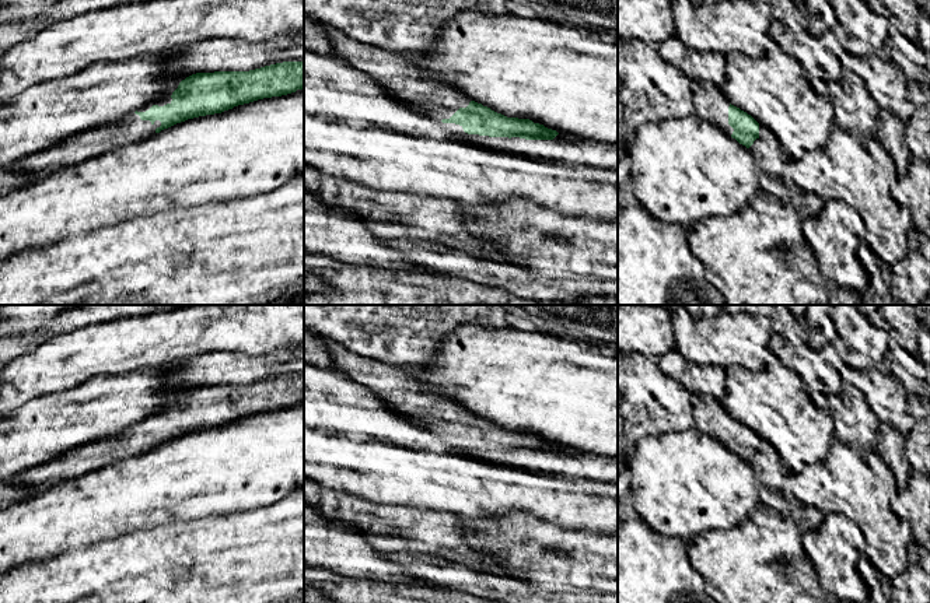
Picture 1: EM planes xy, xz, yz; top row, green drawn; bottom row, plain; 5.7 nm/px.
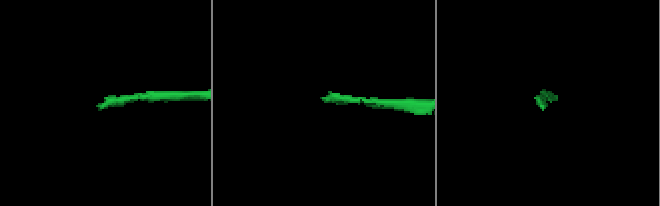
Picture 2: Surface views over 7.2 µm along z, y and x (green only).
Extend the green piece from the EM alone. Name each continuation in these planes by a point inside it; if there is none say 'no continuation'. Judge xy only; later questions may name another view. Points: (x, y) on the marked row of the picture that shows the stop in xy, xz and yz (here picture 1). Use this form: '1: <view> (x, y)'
1: xy (87, 144)

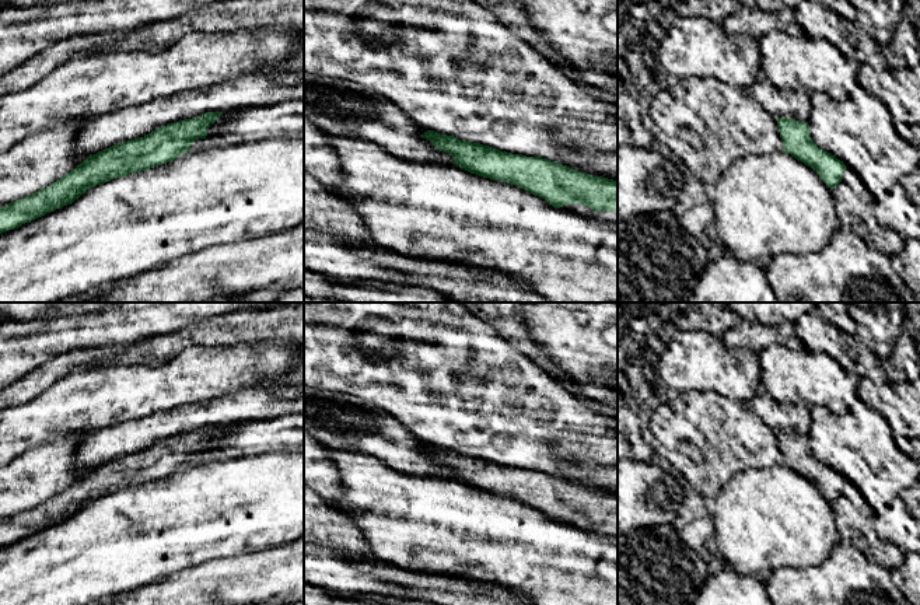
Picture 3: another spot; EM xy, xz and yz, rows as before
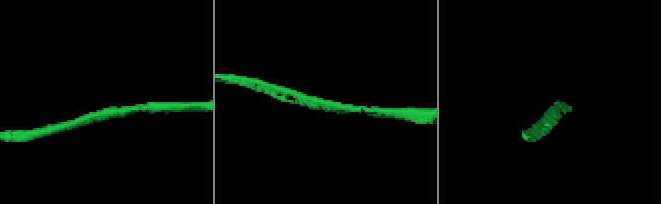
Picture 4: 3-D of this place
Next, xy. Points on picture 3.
no continuation

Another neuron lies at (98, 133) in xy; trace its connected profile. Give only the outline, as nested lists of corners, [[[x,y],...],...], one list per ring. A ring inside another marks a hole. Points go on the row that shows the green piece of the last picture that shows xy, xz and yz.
[[[256,71],[227,83],[154,98],[111,115],[80,120],[76,151],[94,155],[115,144],[144,137],[157,127],[199,118],[206,112],[227,112],[304,99],[304,73]]]

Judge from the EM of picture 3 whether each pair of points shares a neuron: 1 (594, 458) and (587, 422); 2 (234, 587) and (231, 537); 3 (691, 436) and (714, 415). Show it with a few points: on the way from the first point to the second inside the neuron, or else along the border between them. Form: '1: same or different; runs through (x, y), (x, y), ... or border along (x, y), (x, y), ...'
1: different; border along (556, 436), (597, 434), (602, 437)
2: different; border along (265, 548), (238, 556), (213, 558), (200, 565)
3: same; runs through (696, 433), (709, 420)

